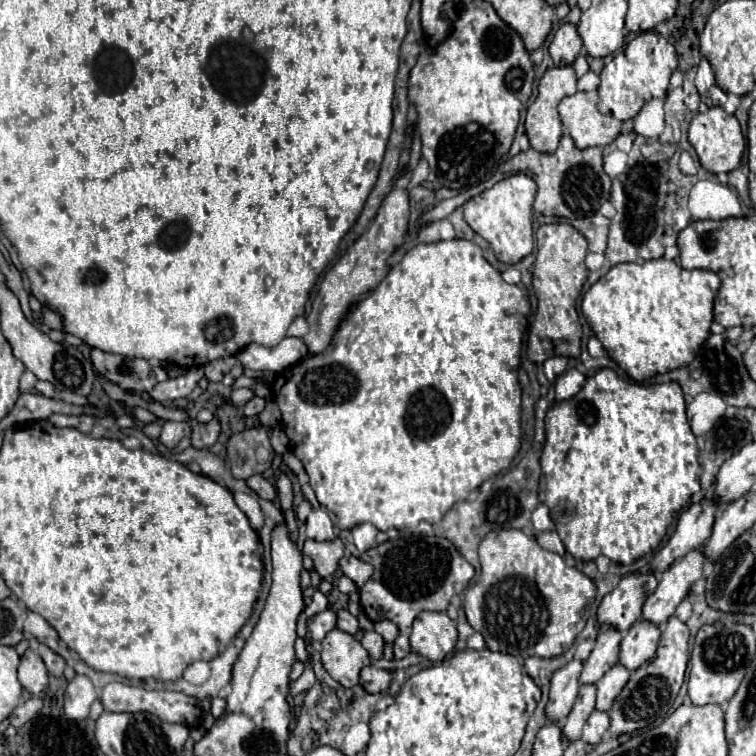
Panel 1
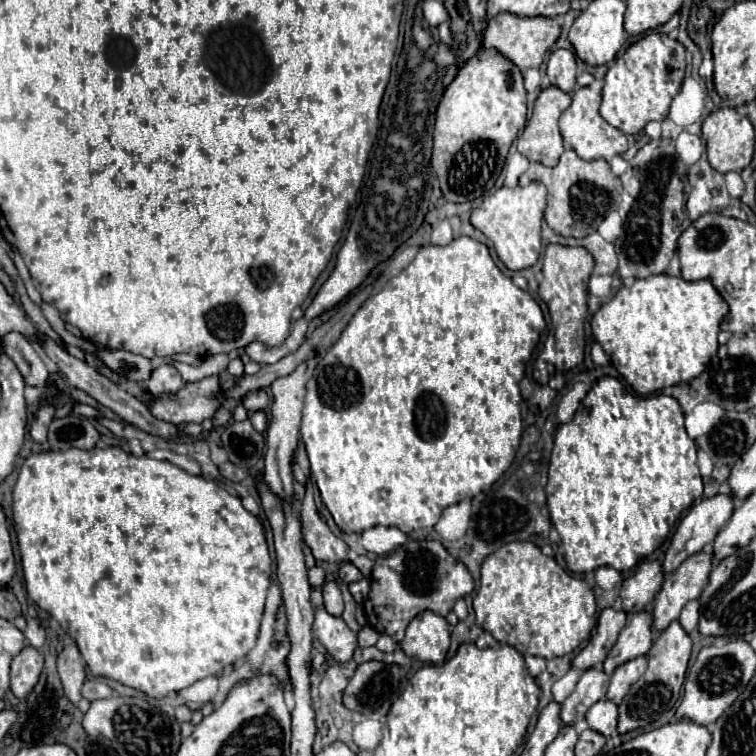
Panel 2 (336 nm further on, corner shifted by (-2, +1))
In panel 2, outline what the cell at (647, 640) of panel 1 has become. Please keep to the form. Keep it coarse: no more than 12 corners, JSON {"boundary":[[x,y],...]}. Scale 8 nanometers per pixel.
{"boundary":[[647,657],[619,665],[611,675],[607,699],[619,705],[645,673]]}

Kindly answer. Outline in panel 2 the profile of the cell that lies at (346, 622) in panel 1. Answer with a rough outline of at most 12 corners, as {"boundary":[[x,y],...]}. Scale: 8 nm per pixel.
{"boundary":[[335,581],[323,585],[325,609],[343,613],[343,597]]}

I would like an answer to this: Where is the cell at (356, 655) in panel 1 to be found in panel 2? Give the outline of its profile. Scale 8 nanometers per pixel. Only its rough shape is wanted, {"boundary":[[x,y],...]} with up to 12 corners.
{"boundary":[[315,607],[313,635],[337,663],[357,635],[341,617]]}

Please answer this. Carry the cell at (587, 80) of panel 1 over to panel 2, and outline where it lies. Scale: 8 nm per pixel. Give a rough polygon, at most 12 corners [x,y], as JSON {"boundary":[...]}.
{"boundary":[[603,80],[573,93],[559,119],[581,159],[627,151],[627,137],[599,115]]}

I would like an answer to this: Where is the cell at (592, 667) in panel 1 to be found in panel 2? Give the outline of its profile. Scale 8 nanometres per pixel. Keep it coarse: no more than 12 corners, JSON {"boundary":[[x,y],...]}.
{"boundary":[[583,671],[561,705],[561,721],[575,725],[605,697],[609,675]]}

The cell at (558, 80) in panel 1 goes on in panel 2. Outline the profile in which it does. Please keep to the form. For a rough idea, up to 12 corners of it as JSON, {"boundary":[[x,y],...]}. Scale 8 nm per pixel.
{"boundary":[[547,87],[517,151],[555,167],[563,153],[557,121],[571,95]]}

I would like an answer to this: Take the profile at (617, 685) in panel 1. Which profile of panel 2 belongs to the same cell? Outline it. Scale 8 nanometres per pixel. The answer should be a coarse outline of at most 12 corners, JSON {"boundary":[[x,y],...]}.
{"boundary":[[595,703],[587,711],[589,729],[611,737],[617,729],[617,705]]}

